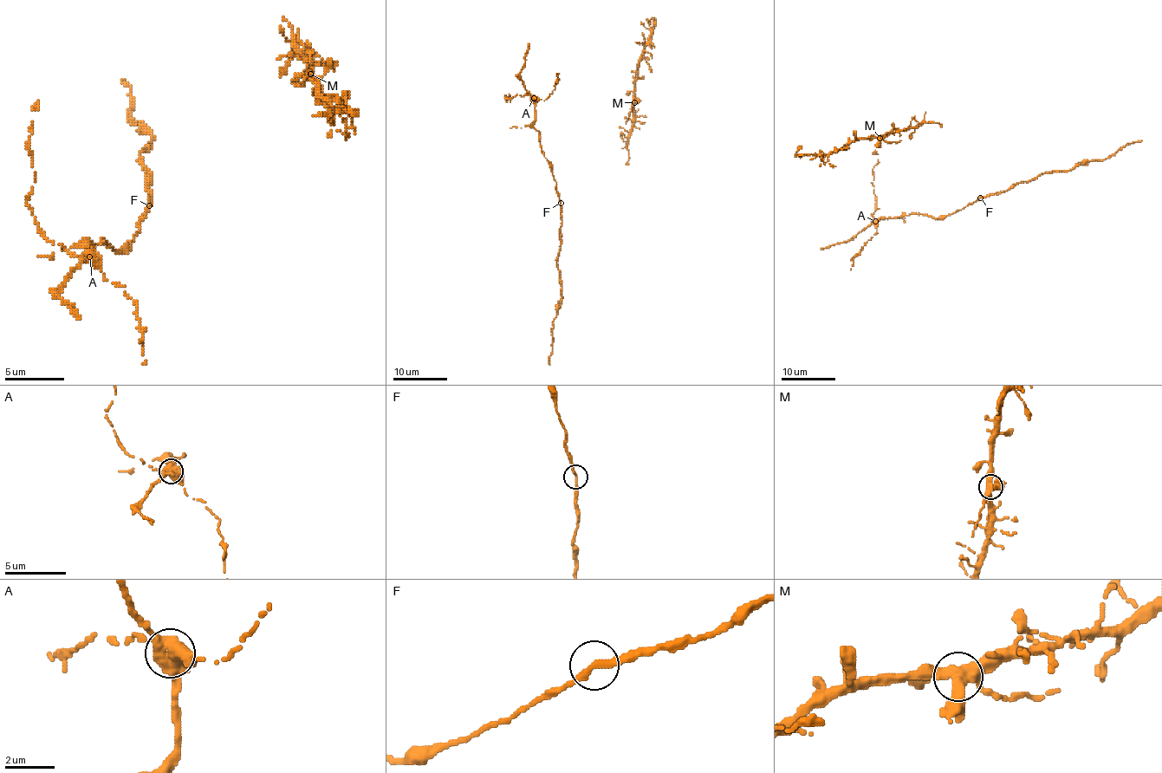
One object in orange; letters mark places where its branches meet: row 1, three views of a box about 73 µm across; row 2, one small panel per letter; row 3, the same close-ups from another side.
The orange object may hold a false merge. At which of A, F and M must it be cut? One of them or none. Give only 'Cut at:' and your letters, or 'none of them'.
Cut at: A

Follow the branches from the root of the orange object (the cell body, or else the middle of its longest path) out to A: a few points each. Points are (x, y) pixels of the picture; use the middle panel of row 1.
A: (561, 203), (551, 163), (544, 156), (540, 133), (533, 126), (533, 98)

